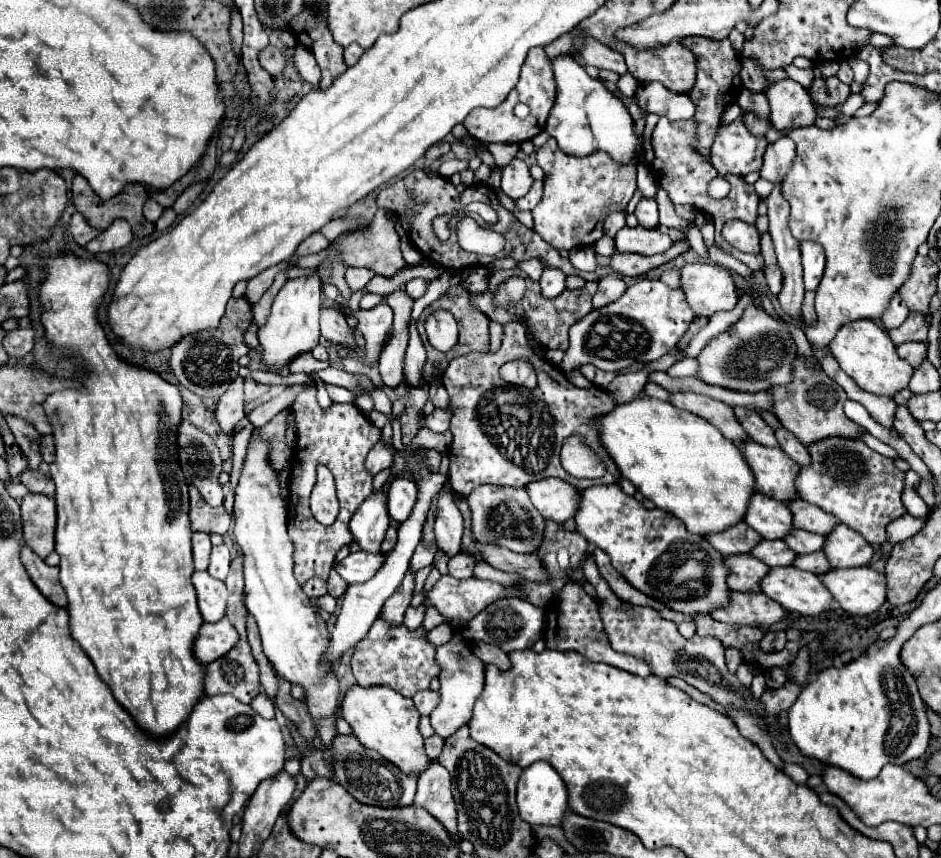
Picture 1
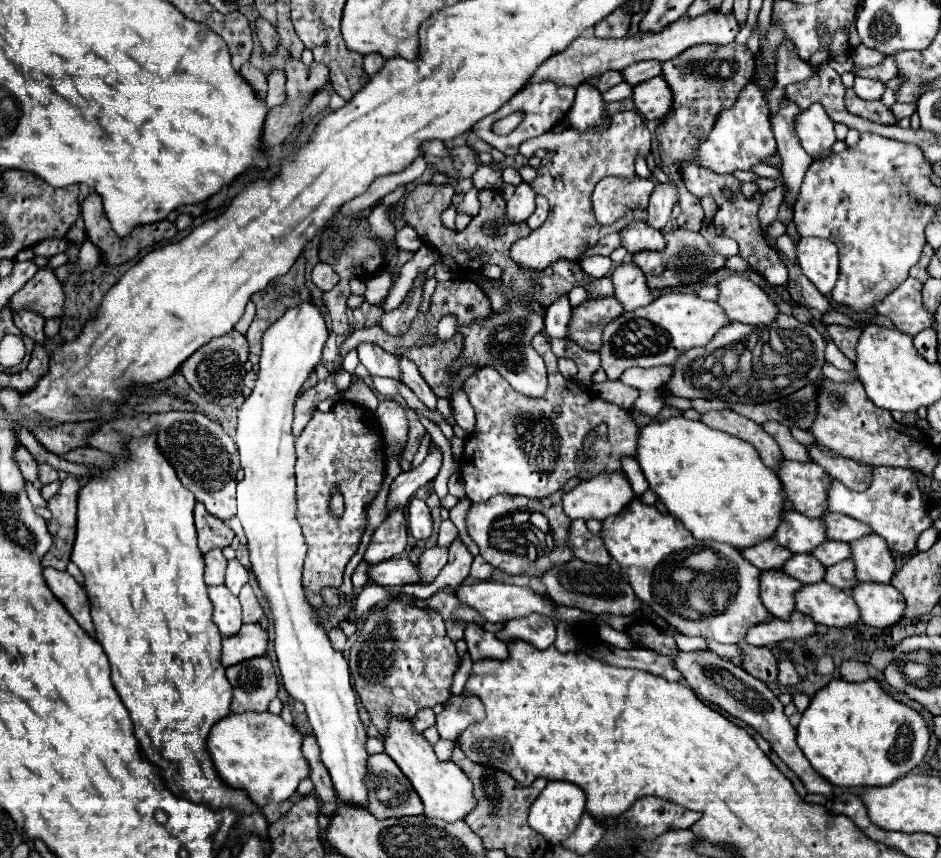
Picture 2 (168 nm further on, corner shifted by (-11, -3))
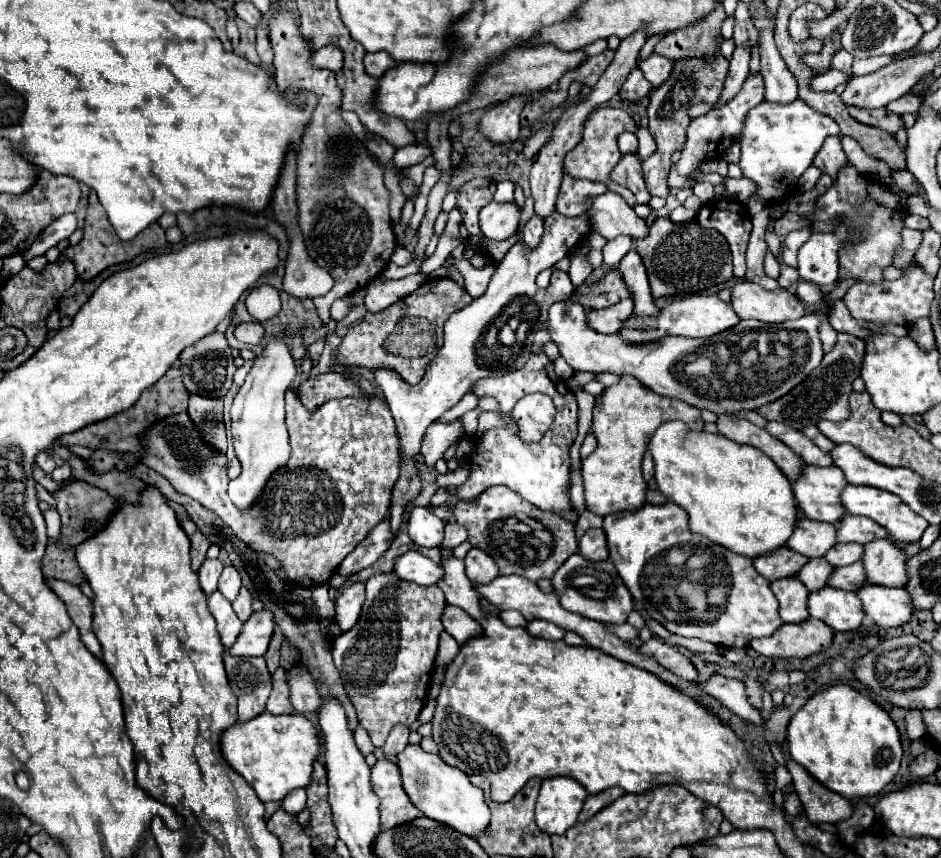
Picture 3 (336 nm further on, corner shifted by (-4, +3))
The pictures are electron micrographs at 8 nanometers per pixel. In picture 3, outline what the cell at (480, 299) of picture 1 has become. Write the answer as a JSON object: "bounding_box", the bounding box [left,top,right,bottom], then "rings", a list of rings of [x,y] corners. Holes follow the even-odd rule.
{"bounding_box":[586,298,632,334],"rings":[[[630,298],[620,300],[618,304],[608,306],[608,308],[586,310],[588,326],[600,334],[616,334],[616,330],[620,330],[620,322],[624,322],[624,318],[628,318],[628,314],[632,314]]]}

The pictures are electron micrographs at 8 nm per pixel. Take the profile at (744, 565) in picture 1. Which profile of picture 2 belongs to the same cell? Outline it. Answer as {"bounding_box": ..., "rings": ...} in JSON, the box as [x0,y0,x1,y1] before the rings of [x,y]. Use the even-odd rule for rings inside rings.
{"bounding_box":[761,570,803,620],"rings":[[[771,570],[761,574],[761,600],[767,610],[779,618],[789,620],[791,612],[795,610],[795,592],[803,584],[783,570]]]}

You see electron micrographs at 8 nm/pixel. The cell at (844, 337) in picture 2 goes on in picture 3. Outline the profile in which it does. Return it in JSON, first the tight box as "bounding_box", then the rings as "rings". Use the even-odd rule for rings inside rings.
{"bounding_box":[756,334,864,430],"rings":[[[838,334],[836,346],[830,354],[824,356],[818,370],[808,374],[808,378],[792,388],[782,398],[760,406],[756,412],[766,420],[782,422],[794,430],[802,430],[806,426],[816,424],[818,420],[844,420],[848,418],[848,394],[852,392],[852,380],[860,376],[860,360],[864,356],[864,340],[852,334]]]}

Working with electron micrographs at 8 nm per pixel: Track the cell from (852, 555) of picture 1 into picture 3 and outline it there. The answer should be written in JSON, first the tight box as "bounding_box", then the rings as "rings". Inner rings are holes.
{"bounding_box":[862,538,908,588],"rings":[[[886,538],[864,544],[862,564],[866,570],[866,580],[870,584],[902,588],[906,582],[904,560],[908,560],[904,552]]]}

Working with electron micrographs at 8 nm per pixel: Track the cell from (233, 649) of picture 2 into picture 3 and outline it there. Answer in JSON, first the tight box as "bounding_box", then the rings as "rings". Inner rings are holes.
{"bounding_box":[228,610,274,656],"rings":[[[268,610],[254,612],[246,622],[236,642],[228,648],[230,656],[264,656],[274,630],[274,616]]]}

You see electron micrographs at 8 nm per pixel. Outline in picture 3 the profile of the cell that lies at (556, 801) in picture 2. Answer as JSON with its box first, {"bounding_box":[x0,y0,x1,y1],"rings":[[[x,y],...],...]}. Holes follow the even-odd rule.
{"bounding_box":[536,778,588,834],"rings":[[[546,778],[536,802],[536,824],[546,834],[564,834],[576,824],[588,792],[572,778]]]}

